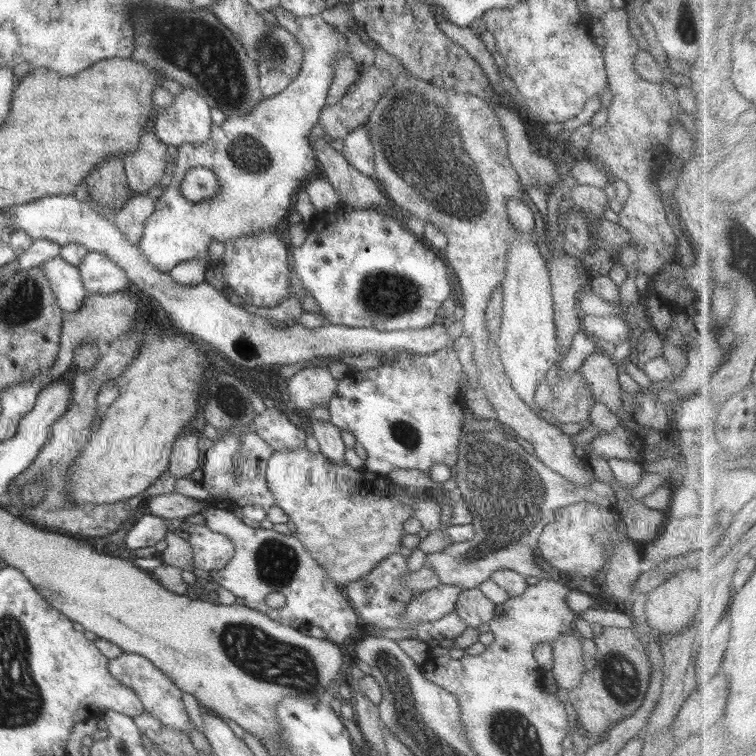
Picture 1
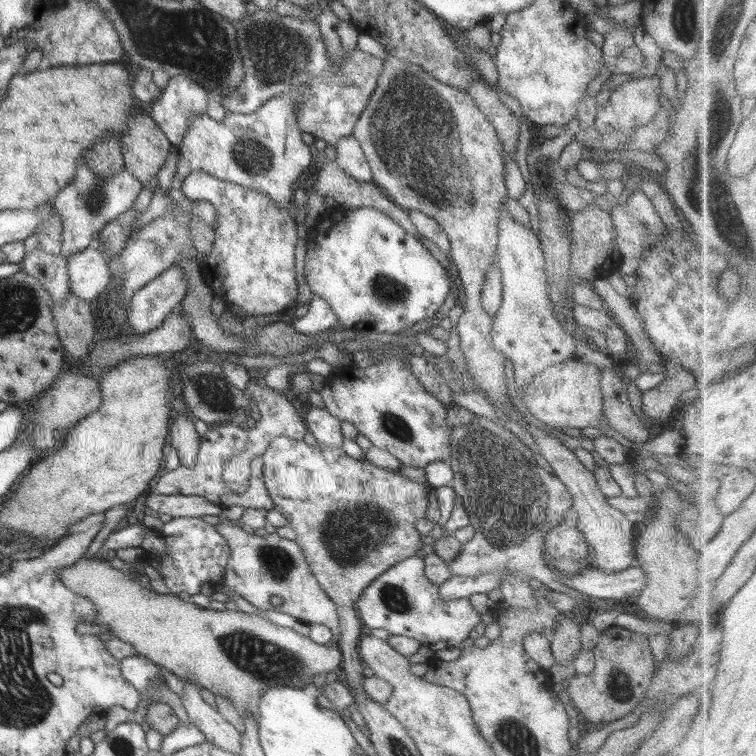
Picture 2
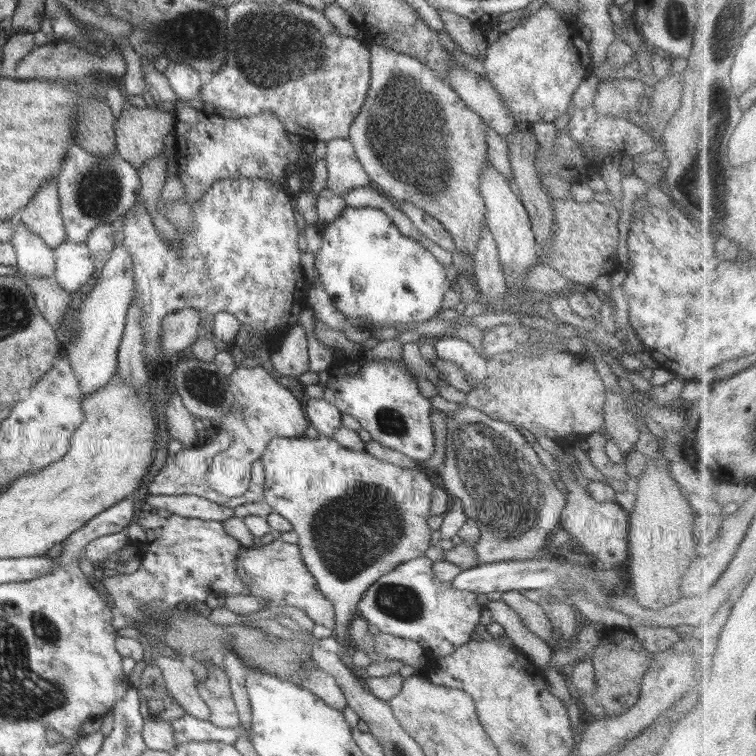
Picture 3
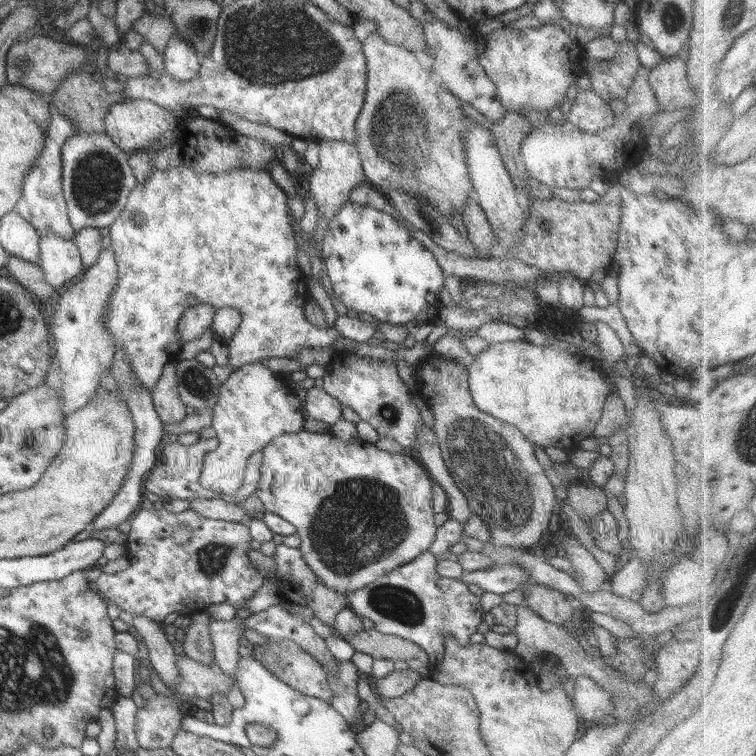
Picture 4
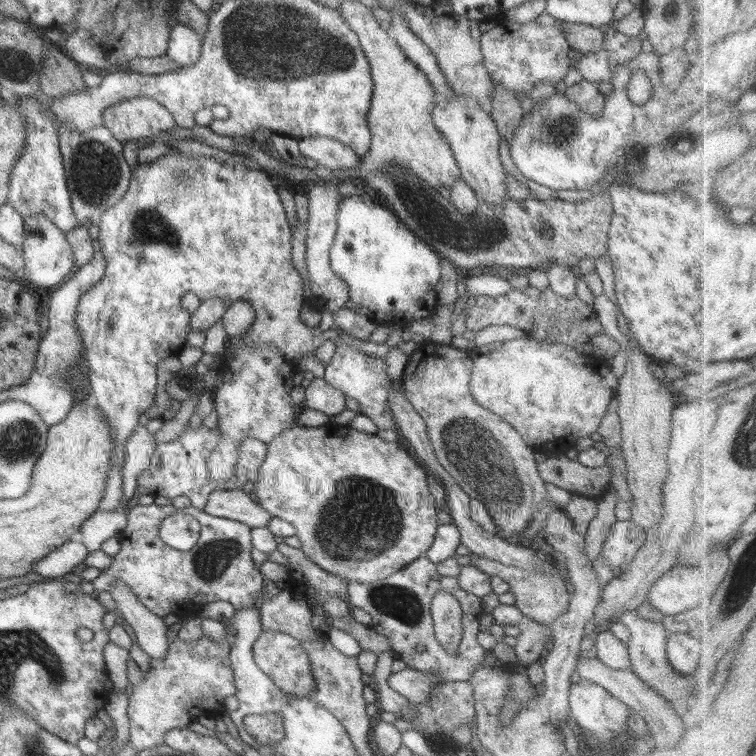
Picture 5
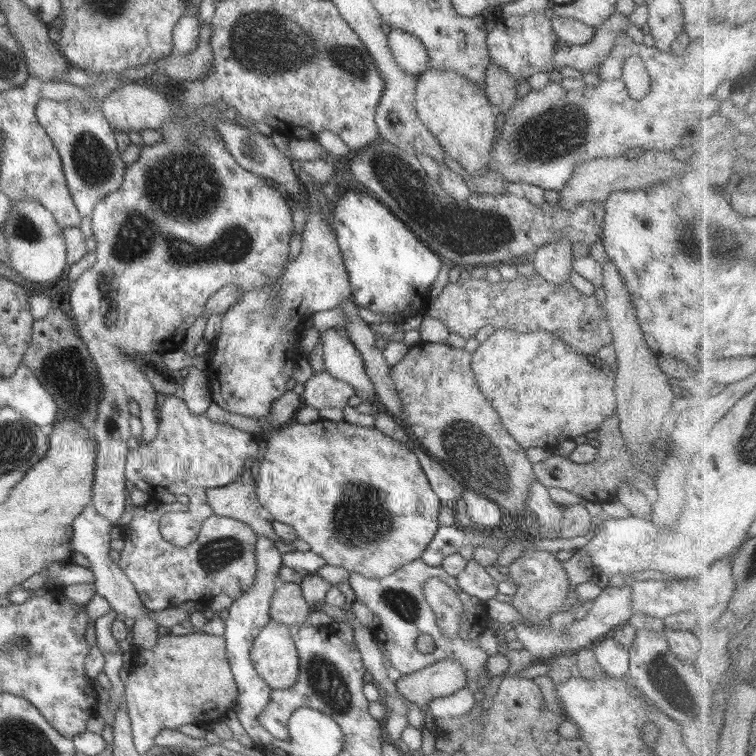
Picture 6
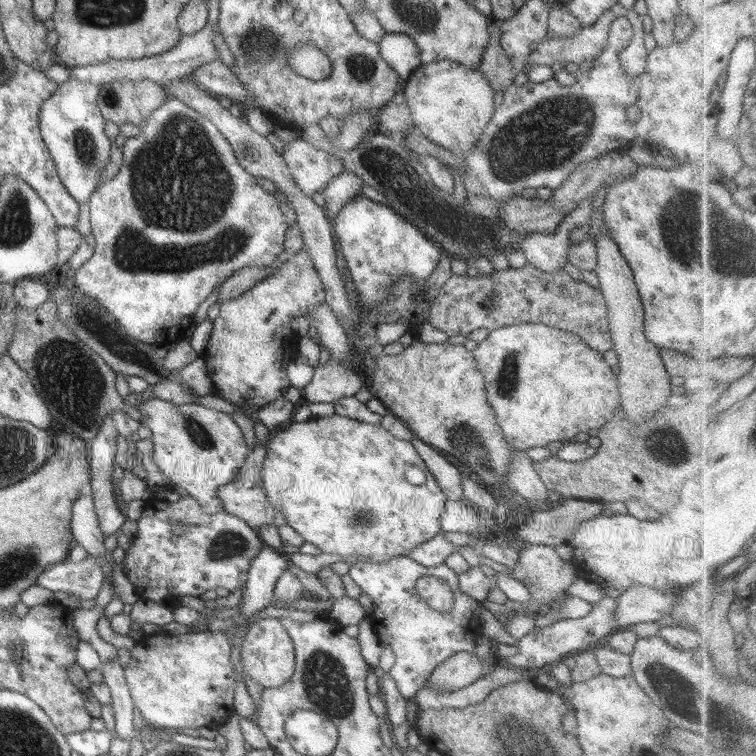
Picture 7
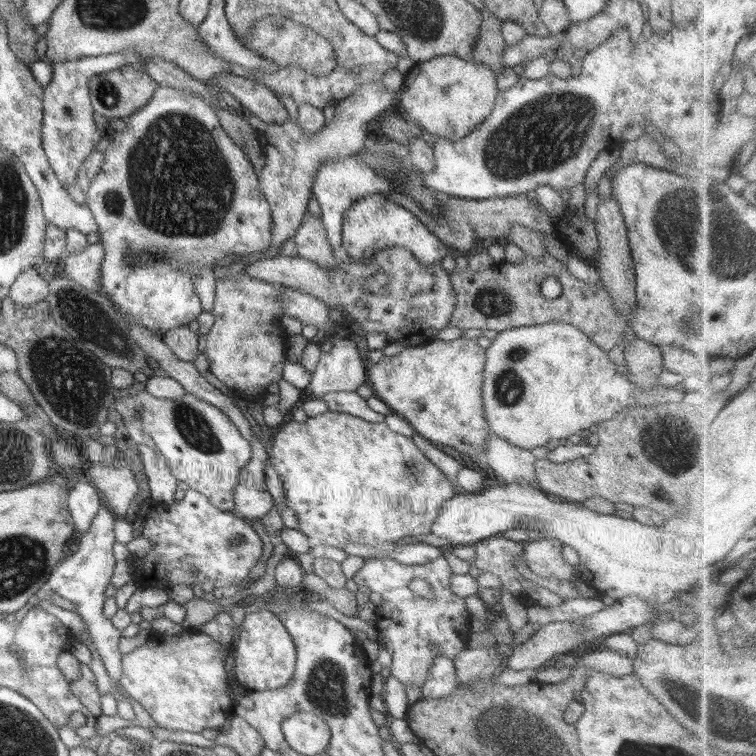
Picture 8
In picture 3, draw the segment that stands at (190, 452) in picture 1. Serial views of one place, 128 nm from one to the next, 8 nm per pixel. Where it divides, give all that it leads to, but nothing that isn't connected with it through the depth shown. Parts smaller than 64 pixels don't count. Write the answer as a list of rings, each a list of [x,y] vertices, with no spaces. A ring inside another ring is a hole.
[[[174,393],[164,407],[166,426],[173,440],[180,440],[184,448],[200,444],[199,430],[194,427],[195,416],[185,407],[180,395]]]

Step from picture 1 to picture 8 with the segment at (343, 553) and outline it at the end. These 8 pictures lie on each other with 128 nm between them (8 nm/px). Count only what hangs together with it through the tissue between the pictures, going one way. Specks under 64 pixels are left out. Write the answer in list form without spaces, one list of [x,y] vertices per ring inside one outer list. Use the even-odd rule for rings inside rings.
[[[329,410],[315,417],[308,417],[302,423],[294,420],[283,423],[282,428],[274,434],[274,438],[270,442],[268,453],[270,464],[282,479],[286,506],[296,512],[296,518],[298,518],[298,524],[300,525],[299,531],[303,532],[312,544],[332,546],[338,549],[345,548],[347,542],[378,546],[381,542],[396,543],[400,538],[406,538],[406,536],[416,538],[416,536],[422,536],[422,534],[431,534],[432,525],[439,515],[443,502],[451,499],[459,491],[455,489],[455,486],[450,483],[450,479],[416,446],[416,443],[410,437],[392,431],[385,422],[368,422],[351,414]],[[410,468],[416,470],[413,474],[417,478],[416,482],[411,482],[408,479]]]

